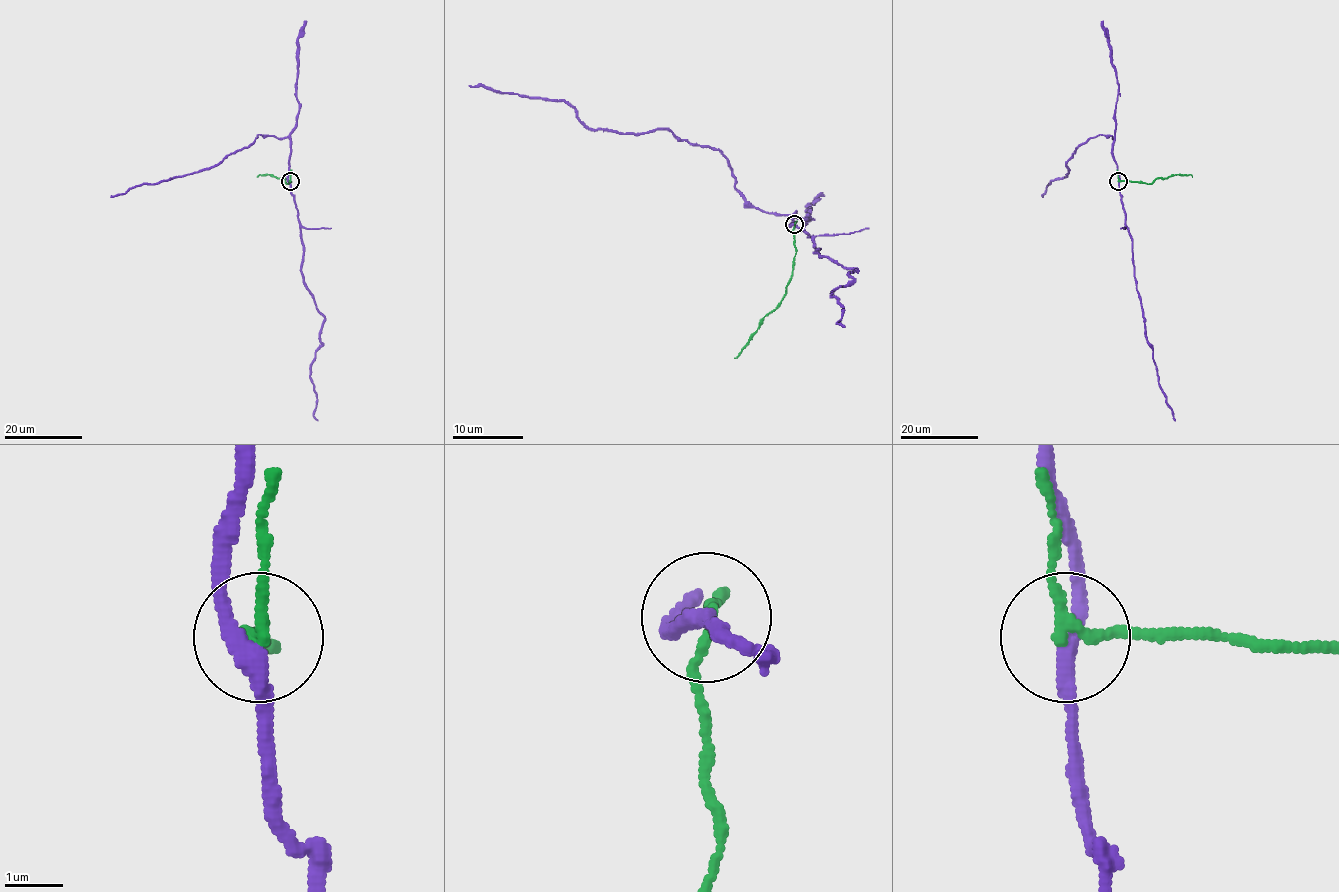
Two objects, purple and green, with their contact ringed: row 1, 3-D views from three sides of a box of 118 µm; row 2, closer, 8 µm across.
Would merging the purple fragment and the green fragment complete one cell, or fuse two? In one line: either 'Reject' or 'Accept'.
Reject

